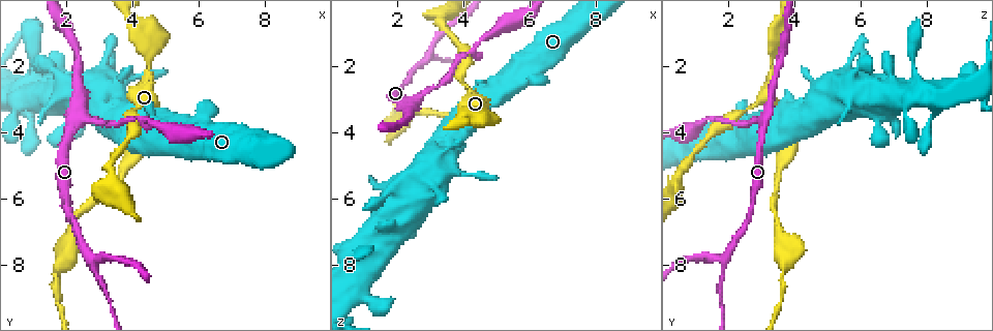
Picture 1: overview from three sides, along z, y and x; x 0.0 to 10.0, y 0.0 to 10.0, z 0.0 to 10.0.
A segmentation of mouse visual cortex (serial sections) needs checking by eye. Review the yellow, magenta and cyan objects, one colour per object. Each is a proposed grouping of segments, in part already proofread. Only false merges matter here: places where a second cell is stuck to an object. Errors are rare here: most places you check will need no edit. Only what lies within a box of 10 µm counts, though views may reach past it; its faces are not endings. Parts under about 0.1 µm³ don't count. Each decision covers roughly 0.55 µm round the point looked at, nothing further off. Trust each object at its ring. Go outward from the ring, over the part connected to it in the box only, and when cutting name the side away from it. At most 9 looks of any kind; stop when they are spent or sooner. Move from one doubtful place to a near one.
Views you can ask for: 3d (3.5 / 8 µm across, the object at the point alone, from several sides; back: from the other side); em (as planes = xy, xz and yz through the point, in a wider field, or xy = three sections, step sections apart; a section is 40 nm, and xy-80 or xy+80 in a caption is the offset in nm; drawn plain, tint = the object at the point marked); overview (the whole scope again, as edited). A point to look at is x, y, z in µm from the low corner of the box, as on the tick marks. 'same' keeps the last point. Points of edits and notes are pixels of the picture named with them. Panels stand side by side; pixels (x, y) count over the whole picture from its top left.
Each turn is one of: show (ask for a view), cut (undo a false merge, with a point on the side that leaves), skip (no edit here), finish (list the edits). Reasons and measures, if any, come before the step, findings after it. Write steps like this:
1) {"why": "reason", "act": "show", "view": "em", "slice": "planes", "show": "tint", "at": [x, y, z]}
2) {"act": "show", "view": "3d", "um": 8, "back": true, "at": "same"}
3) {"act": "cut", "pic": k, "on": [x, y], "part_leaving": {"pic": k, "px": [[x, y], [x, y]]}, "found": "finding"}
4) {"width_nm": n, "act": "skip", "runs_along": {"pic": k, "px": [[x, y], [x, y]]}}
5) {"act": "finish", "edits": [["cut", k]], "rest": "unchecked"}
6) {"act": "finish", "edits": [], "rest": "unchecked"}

{"why": "side arm on a straight run", "act": "show", "view": "3d", "um": 3.5, "at": [2.35, 3.60, 3.15]}

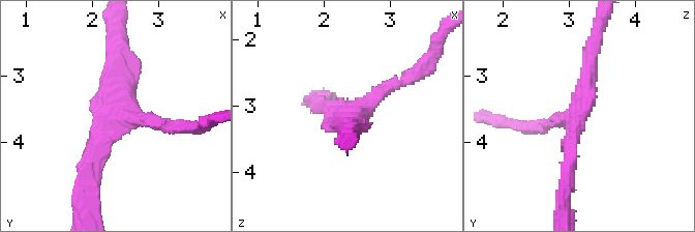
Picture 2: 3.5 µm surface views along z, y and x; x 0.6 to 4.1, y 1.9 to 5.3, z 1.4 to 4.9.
{"why": "shape alone is not enough", "act": "show", "view": "em", "slice": "xy", "step": 1, "show": "tint", "at": [2.30, 3.65, 3.10]}

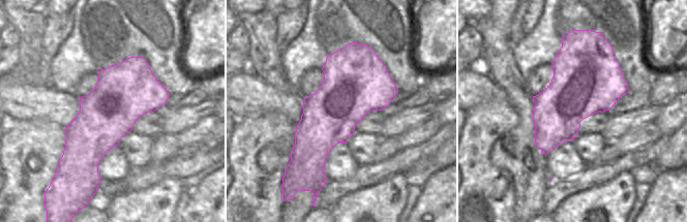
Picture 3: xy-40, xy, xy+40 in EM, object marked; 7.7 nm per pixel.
{"width_nm": 500, "act": "skip", "runs_along": {"pic": 2, "px": [[85, 177], [114, 117], [174, 126]]}, "found": "continuous, no second cell"}

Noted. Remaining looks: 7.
{"why": "calibre changes", "act": "show", "view": "3d", "um": 8, "back": true, "at": [1.80, 8.05, 3.75]}

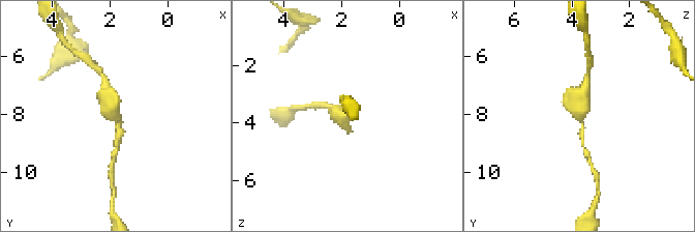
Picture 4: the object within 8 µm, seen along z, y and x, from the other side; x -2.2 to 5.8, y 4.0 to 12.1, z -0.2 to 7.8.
{"arm_widths_nm": [150, 450], "act": "show", "view": "em", "slice": "xy", "step": 2, "show": "tint", "at": "same"}

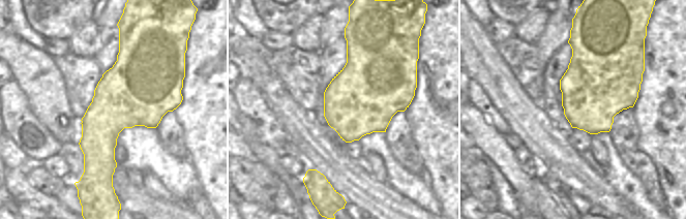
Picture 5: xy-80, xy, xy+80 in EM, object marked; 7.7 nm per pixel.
{"width_nm": 550, "act": "skip", "runs_along": {"pic": 4, "px": [[102, 90], [121, 131], [117, 143]]}, "found": "all the same cell"}

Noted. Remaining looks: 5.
{"why": "branch point", "act": "show", "view": "3d", "um": 3.5, "at": [2.80, 7.85, 1.85]}

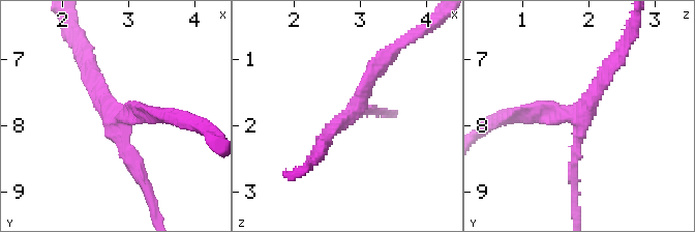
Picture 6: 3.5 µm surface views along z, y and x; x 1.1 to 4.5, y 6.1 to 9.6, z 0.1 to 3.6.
{"act": "skip", "runs_along": {"pic": 6, "px": [[319, 148], [383, 63]]}, "found": "continuous, no second cell"}

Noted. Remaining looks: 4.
{"why": "narrows sharply", "act": "show", "view": "3d", "um": 8, "back": true, "at": [0.85, 2.50, 7.70]}

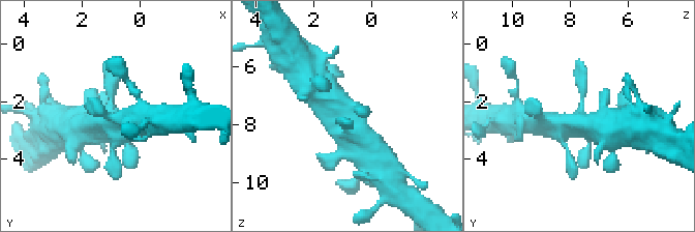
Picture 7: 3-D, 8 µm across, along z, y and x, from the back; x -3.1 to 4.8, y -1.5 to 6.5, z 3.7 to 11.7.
{"act": "show", "view": "em", "slice": "xy", "step": 1, "show": "tint", "at": "same"}

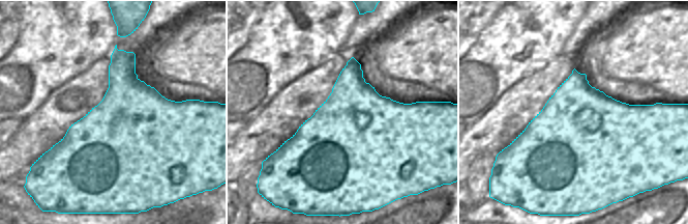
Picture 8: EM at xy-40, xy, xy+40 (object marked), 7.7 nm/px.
{"act": "skip", "runs_along": {"pic": 7, "px": [[332, 100], [371, 147]]}, "found": "one cell here"}

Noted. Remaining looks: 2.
{"act": "finish", "edits": [], "rest": "unchecked"}

